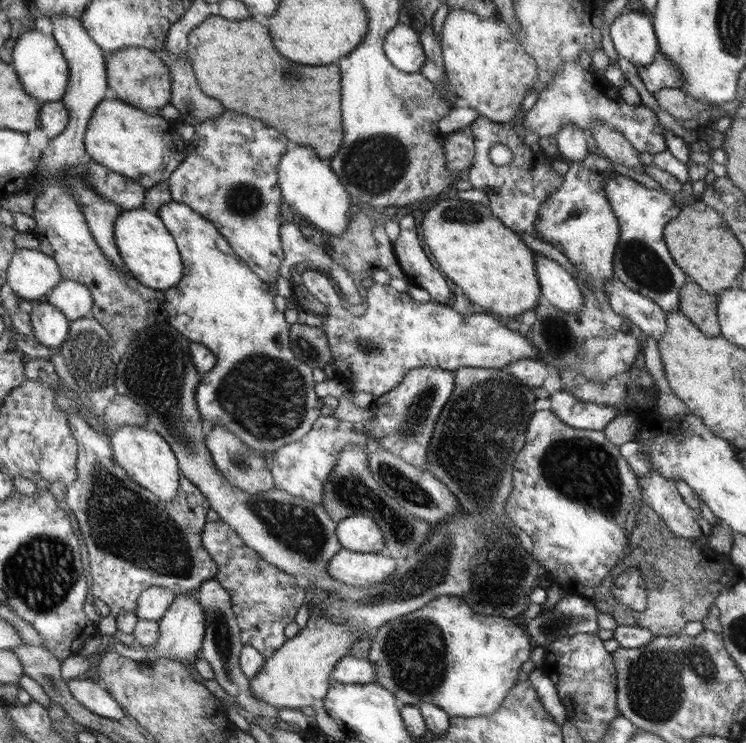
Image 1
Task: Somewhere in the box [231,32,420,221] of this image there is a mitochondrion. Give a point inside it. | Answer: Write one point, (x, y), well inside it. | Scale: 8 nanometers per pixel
(374, 165)

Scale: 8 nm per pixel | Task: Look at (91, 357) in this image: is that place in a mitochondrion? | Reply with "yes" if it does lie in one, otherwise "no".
yes

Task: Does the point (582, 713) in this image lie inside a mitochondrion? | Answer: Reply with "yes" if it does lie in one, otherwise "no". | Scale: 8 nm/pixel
no

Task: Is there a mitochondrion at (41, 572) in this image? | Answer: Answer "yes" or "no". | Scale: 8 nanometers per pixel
yes

